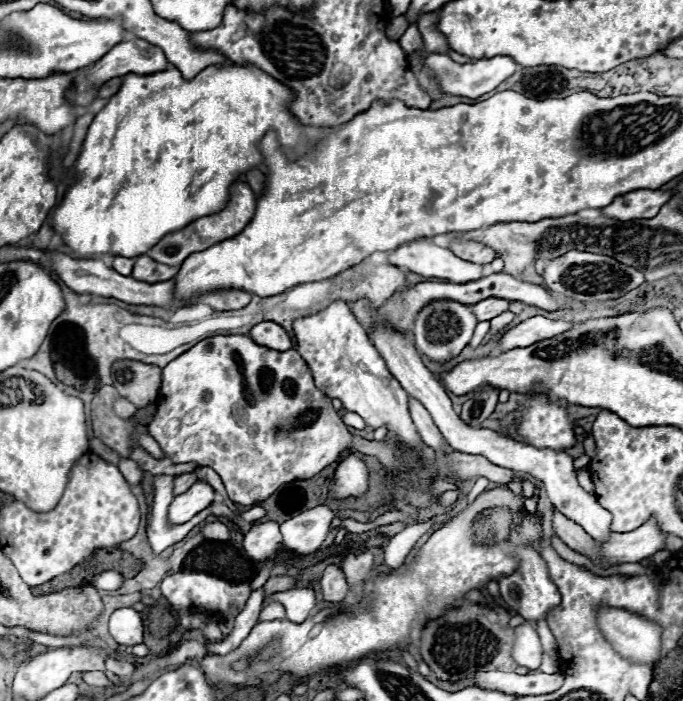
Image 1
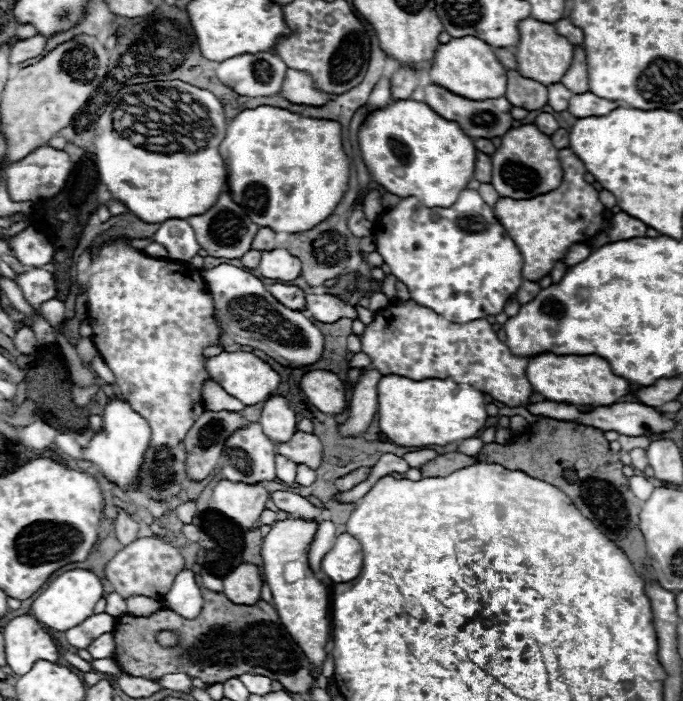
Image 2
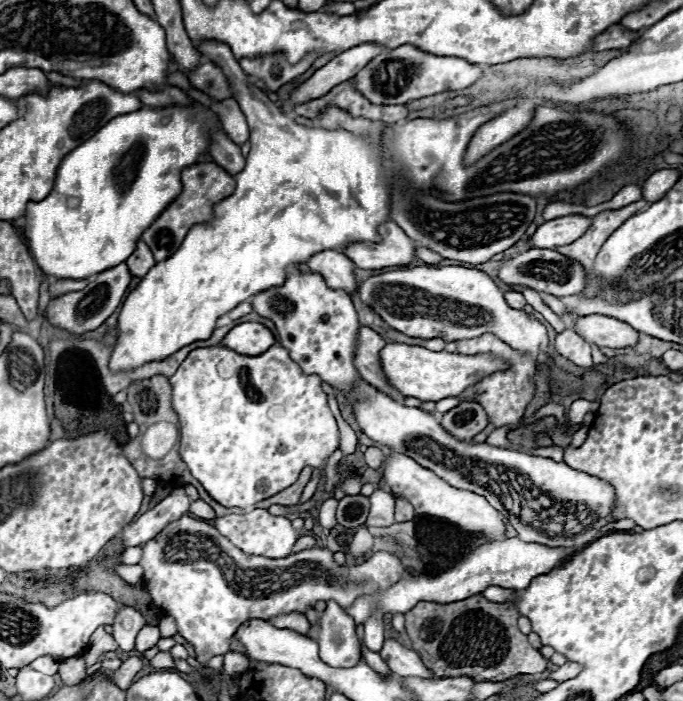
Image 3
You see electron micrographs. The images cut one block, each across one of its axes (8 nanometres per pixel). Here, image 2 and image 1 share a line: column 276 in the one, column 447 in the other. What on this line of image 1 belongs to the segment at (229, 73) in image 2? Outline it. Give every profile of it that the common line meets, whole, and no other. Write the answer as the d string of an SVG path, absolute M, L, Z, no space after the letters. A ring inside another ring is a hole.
M428 54L422 66L424 72L428 72L428 76L436 76L440 88L444 90L444 94L452 94L452 96L464 96L464 98L480 98L486 92L492 92L498 84L506 82L506 78L510 78L510 74L518 72L520 66L508 58L508 56L494 56L494 58L482 58L470 64L456 64L450 56L446 54Z

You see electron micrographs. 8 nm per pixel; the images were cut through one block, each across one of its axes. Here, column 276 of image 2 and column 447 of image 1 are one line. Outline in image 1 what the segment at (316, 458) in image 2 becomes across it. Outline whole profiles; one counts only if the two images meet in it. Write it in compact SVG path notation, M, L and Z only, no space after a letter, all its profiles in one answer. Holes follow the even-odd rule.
M410 398L408 408L410 408L410 416L412 416L412 420L414 420L414 424L416 424L416 430L418 430L418 434L422 436L424 444L430 446L434 452L450 452L450 446L446 444L446 440L442 438L440 430L438 430L436 424L432 422L428 410L426 410L416 398Z

